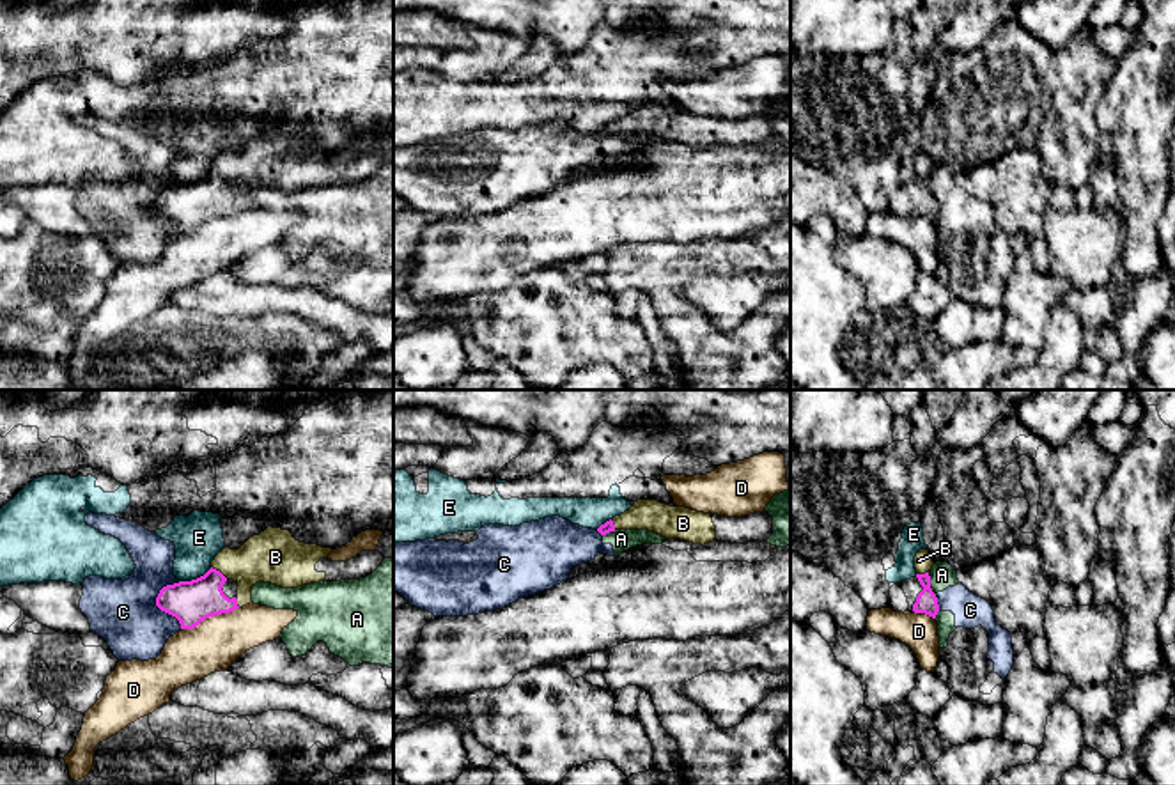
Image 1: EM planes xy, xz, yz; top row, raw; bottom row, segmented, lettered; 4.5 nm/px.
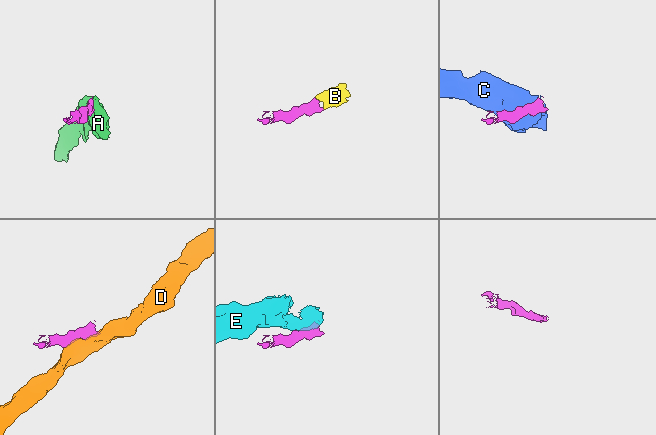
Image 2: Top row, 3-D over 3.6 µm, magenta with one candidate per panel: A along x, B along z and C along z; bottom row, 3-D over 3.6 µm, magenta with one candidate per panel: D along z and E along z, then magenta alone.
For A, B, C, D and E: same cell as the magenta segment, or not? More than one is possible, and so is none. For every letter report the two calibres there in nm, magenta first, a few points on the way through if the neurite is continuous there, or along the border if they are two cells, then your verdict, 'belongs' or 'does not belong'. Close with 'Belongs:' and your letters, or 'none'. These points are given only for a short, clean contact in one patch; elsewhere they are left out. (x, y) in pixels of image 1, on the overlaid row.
A: 100/110 nm | along yz (927, 573), (934, 594) | does not belong
B: 190/240 nm | across xy (194, 601), (218, 571), (272, 557) | belongs
C: 190/300 nm | does not belong
D: 190/240 nm | does not belong
E: 190/220 nm | along xy (211, 567), (195, 578), (179, 582) | does not belong
Belongs: B

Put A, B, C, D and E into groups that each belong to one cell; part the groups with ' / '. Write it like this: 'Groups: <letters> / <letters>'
Groups: A C / B / D / E

